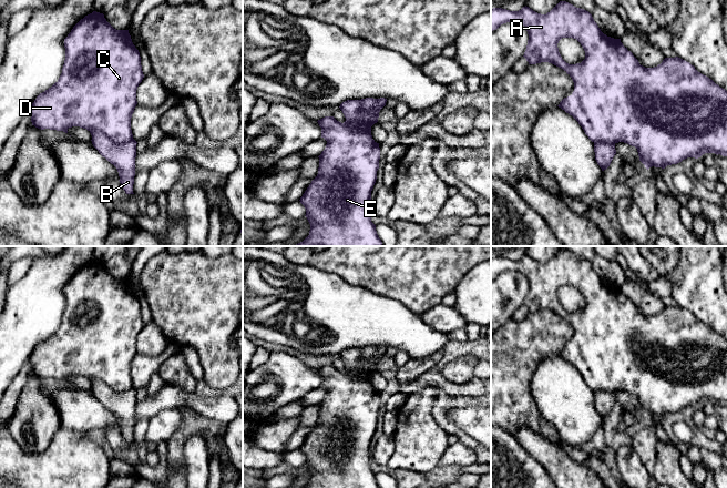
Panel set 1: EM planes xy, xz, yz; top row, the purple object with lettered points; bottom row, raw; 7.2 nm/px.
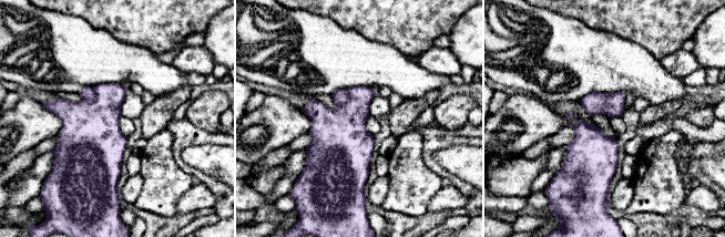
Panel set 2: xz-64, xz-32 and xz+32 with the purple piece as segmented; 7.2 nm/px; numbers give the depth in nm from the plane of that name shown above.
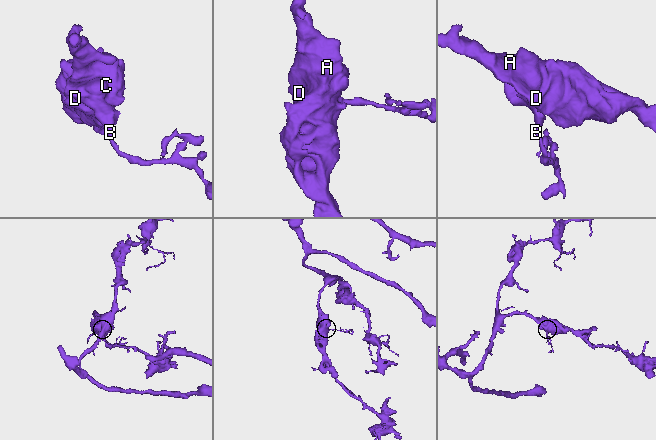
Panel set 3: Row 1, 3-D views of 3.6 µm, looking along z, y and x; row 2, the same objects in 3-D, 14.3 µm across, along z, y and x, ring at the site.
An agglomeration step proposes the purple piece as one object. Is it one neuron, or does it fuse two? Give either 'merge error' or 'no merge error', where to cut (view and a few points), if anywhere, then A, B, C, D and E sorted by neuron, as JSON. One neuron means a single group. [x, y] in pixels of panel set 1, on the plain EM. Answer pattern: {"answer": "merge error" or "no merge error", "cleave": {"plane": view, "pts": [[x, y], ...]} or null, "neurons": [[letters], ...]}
{"answer": "merge error", "cleave": {"plane": "xy", "pts": [[89, 378], [99, 378], [118, 392], [124, 392], [132, 387]]}, "neurons": [["A", "C", "D", "E"], ["B"]]}

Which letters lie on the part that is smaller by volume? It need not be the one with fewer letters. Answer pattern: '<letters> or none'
B

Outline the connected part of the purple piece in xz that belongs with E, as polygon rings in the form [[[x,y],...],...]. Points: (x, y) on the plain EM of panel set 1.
[[[373,346],[361,347],[361,358],[354,368],[346,367],[341,372],[334,365],[325,365],[317,369],[327,393],[318,405],[317,425],[299,448],[310,472],[305,488],[380,488],[371,470],[371,439],[380,408],[379,392],[371,384],[377,349]]]

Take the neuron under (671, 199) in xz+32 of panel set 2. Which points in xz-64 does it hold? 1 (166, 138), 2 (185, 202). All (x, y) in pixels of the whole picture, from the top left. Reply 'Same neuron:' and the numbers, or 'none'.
Same neuron: 1

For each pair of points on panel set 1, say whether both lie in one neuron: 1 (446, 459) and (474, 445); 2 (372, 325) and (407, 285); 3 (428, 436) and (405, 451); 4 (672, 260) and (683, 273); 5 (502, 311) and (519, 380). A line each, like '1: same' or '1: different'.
1: different
2: different
3: same
4: different
5: different

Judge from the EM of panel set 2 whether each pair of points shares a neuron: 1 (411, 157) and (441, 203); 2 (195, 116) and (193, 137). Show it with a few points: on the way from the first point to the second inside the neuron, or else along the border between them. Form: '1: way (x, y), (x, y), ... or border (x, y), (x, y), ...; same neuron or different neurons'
1: border (441, 186), (429, 202), (427, 212); different neurons
2: border (185, 117), (194, 125), (213, 133); different neurons

